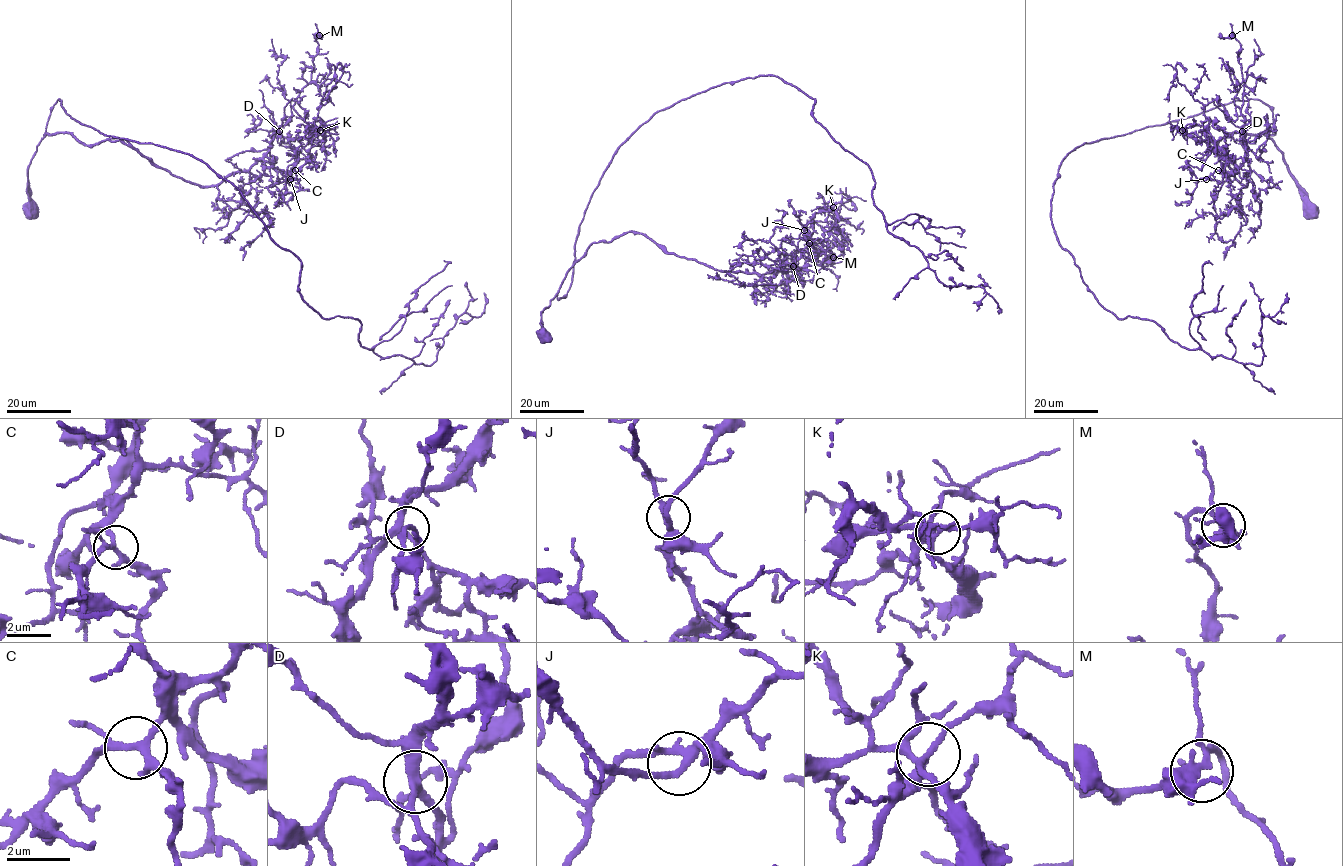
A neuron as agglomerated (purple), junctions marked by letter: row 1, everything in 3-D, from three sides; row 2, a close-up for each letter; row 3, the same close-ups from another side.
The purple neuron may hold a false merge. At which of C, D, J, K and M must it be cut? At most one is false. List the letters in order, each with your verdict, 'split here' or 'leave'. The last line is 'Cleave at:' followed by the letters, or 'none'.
C: leave
D: leave
J: leave
K: split here
M: leave
Cleave at: K

